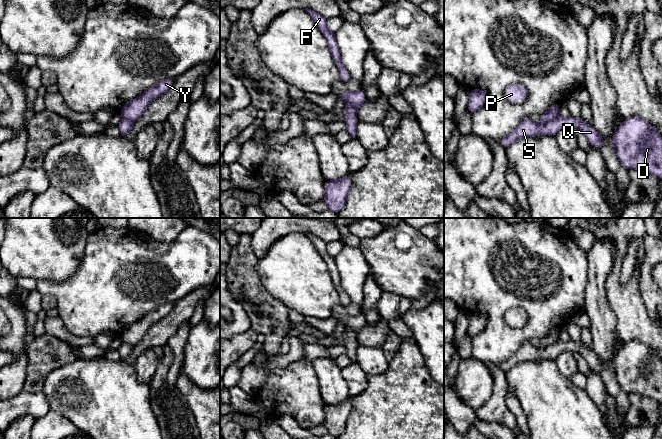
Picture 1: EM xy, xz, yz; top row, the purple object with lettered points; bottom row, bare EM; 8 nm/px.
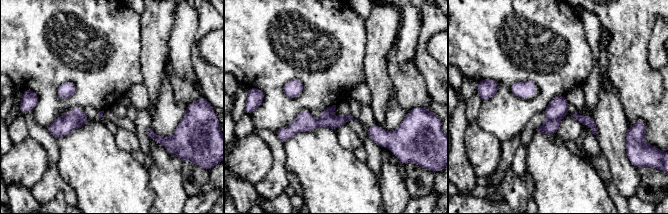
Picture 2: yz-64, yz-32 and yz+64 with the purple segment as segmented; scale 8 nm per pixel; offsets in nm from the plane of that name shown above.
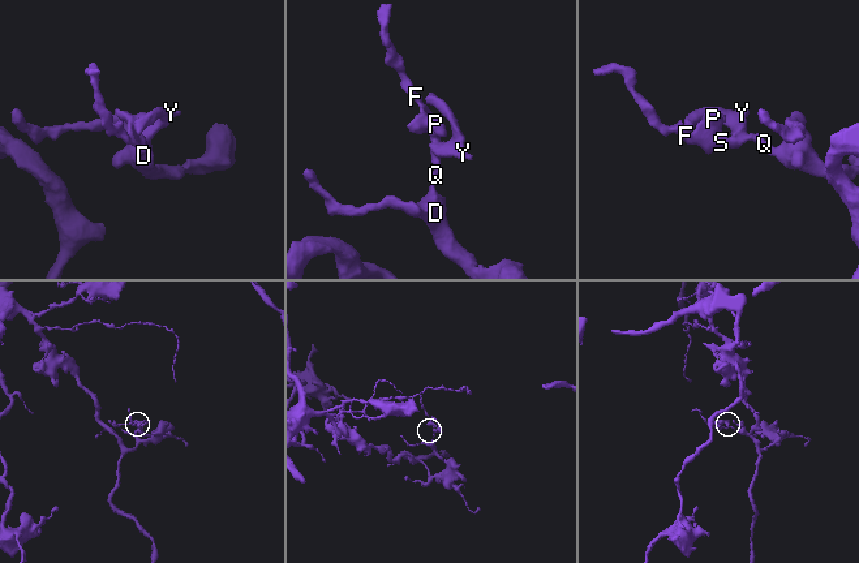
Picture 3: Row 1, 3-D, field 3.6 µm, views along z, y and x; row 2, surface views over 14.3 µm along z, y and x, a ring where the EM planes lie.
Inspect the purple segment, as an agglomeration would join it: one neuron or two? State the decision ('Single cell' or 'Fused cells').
Single cell

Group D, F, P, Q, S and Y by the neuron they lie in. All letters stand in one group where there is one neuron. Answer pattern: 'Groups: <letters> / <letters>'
Groups: D F P Q S Y

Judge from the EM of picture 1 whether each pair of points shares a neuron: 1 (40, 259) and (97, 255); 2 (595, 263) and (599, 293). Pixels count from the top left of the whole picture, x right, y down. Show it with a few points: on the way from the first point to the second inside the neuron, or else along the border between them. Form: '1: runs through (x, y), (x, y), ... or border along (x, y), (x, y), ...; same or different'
1: border along (89, 234), (82, 262), (70, 276); different
2: runs through (597, 270), (597, 286); same

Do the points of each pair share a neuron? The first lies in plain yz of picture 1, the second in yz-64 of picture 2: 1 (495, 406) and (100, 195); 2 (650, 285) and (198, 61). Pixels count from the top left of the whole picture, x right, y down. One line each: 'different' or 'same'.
1: different
2: same

